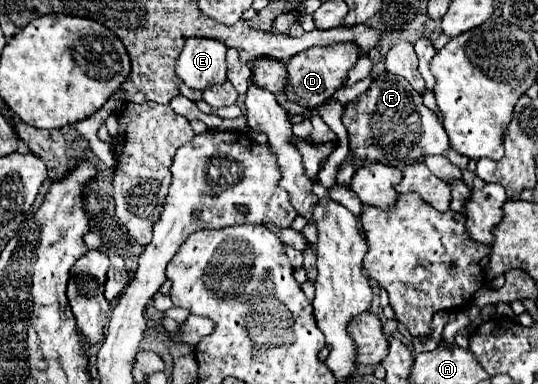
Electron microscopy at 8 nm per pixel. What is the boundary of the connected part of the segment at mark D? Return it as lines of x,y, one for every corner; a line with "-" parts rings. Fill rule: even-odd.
341,43
341,45
329,45
329,47
313,47
303,53
297,53
297,57
291,57
285,63
287,75
289,75
289,89
285,91
289,101
297,105
305,105
307,109
315,109
323,105
327,99
333,97
333,93
341,87
341,83
347,81
349,69
355,65
361,51
357,51
357,45
353,43

